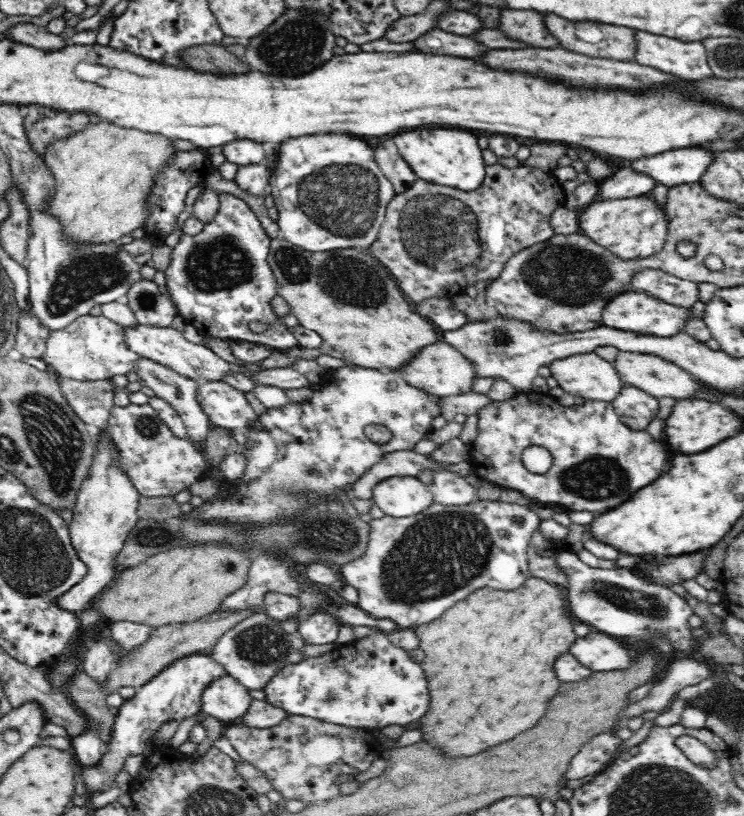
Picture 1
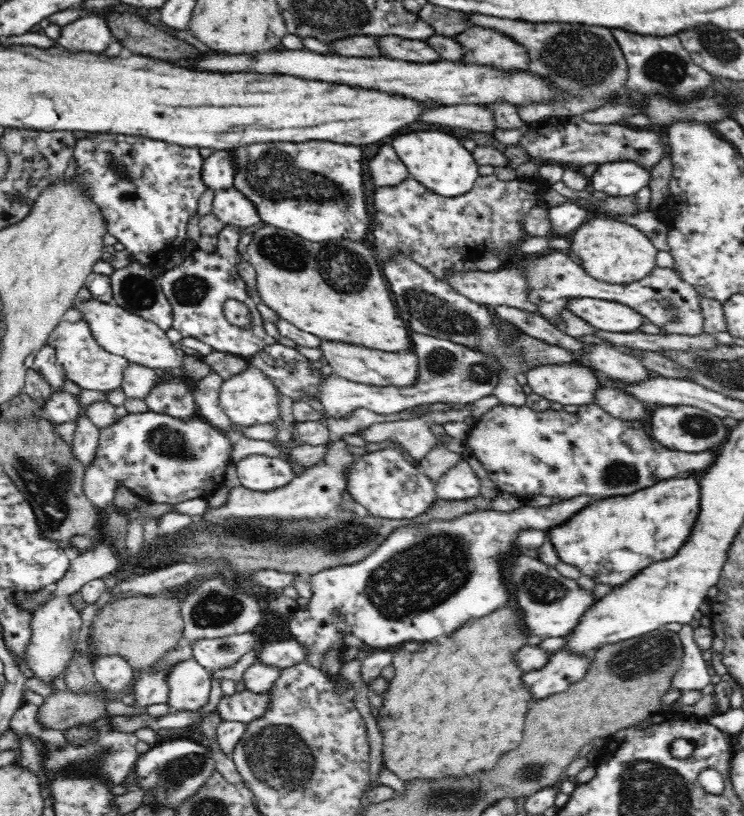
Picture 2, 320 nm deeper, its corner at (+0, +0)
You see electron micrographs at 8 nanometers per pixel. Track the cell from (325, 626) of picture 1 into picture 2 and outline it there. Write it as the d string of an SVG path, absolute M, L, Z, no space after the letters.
M296 638L263 644L257 654L258 662L280 666L286 669L308 660L308 649Z

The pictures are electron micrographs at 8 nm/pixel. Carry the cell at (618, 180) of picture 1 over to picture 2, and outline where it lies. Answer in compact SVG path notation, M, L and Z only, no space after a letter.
M564 202L564 204L550 207L548 211L552 221L551 234L561 237L582 226L590 216L589 205L582 207L574 202Z

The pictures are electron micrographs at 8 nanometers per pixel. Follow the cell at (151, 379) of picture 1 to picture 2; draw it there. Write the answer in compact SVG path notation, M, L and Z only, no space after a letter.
M132 364L124 370L121 388L124 391L126 398L134 398L144 400L152 390L161 383L164 383L169 376L181 376L183 380L195 390L198 381L186 378L178 371L166 372L159 369L152 369L140 364Z

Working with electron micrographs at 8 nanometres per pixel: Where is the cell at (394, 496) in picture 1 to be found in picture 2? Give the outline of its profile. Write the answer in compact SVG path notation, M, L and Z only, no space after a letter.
M387 448L356 456L350 470L348 490L355 502L362 504L374 517L390 520L407 520L424 515L435 503L434 480L428 478L398 450Z

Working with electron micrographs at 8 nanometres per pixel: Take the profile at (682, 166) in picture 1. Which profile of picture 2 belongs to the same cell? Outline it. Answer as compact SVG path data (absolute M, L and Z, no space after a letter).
M619 161L599 165L589 179L590 190L610 196L630 196L650 186L652 171L635 161Z

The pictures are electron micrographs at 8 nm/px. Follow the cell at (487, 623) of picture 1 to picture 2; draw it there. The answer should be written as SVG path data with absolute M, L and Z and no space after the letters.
M512 605L497 608L490 614L480 618L468 619L448 636L448 638L439 638L430 640L430 642L421 642L418 652L408 652L402 648L394 649L394 658L392 664L395 668L394 680L388 690L388 696L383 698L384 706L379 709L377 723L382 724L382 734L384 734L384 762L390 770L400 774L404 780L408 778L442 778L442 776L458 776L458 774L470 774L474 770L488 770L496 764L498 756L502 752L508 752L516 748L522 742L524 734L524 722L526 722L526 712L530 708L530 702L534 700L530 688L524 684L524 670L516 664L516 652L529 644L530 631L524 624L524 615L518 606L512 608Z

